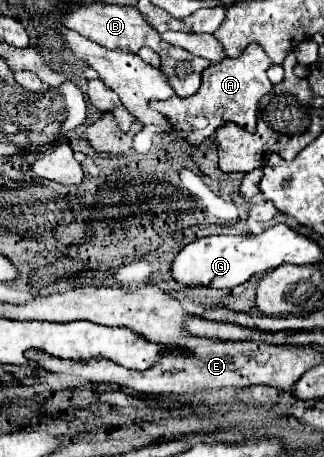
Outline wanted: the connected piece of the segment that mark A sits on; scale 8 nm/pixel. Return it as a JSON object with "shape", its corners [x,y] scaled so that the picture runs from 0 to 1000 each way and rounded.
{"shape":[[[769,96],[738,127],[694,127],[670,140],[651,140],[627,158],[627,179],[620,179],[620,193],[608,197],[608,206],[596,206],[583,214],[534,210],[503,223],[472,219],[472,223],[460,223],[460,232],[472,241],[497,245],[522,263],[522,271],[540,289],[577,289],[583,298],[552,298],[552,302],[565,302],[590,319],[620,315],[639,302],[651,302],[664,293],[664,284],[676,276],[688,276],[694,267],[719,267],[731,276],[750,276],[750,284],[781,289],[787,271],[793,271],[799,219],[836,201],[836,179],[818,162],[830,144],[836,144],[836,131],[812,114],[812,105],[799,96]]]}

